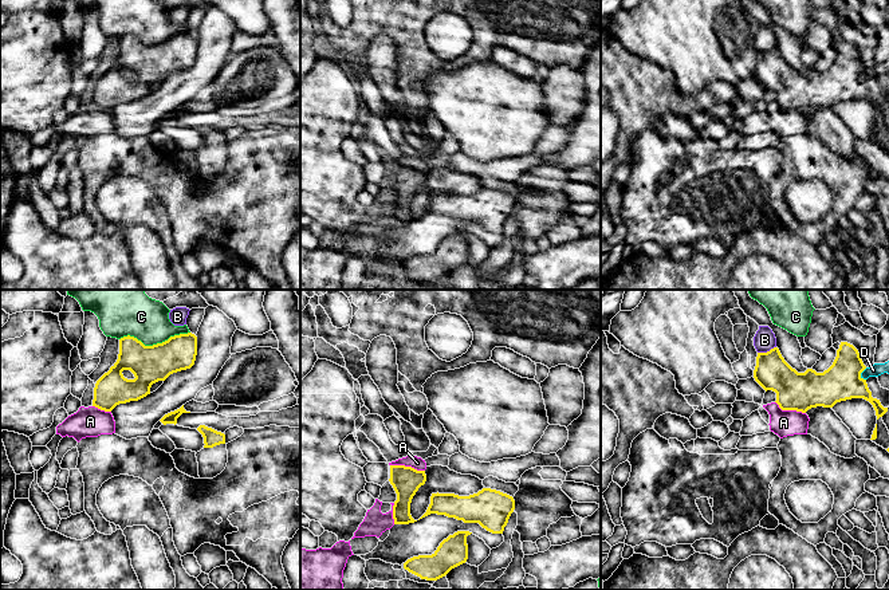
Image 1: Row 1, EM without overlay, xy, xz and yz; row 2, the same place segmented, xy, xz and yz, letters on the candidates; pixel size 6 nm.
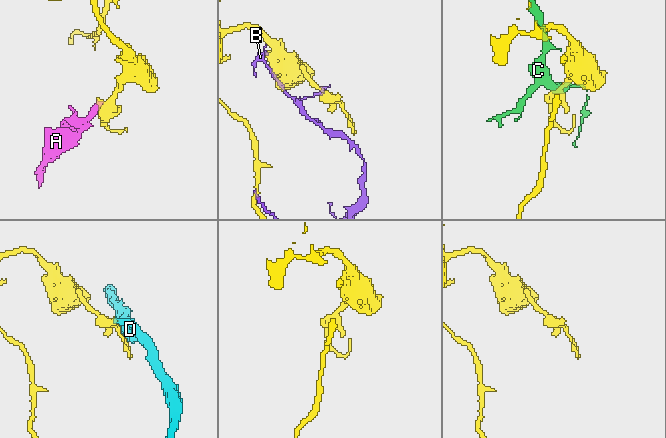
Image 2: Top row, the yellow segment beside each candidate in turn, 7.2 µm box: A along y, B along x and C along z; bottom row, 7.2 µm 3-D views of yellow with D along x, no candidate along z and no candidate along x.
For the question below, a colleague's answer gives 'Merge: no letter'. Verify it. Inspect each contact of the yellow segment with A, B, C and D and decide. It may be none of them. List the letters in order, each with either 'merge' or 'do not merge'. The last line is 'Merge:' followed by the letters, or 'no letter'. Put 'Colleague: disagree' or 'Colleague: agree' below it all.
A: do not merge
B: do not merge
C: do not merge
D: do not merge
Merge: no letter
Colleague: agree

